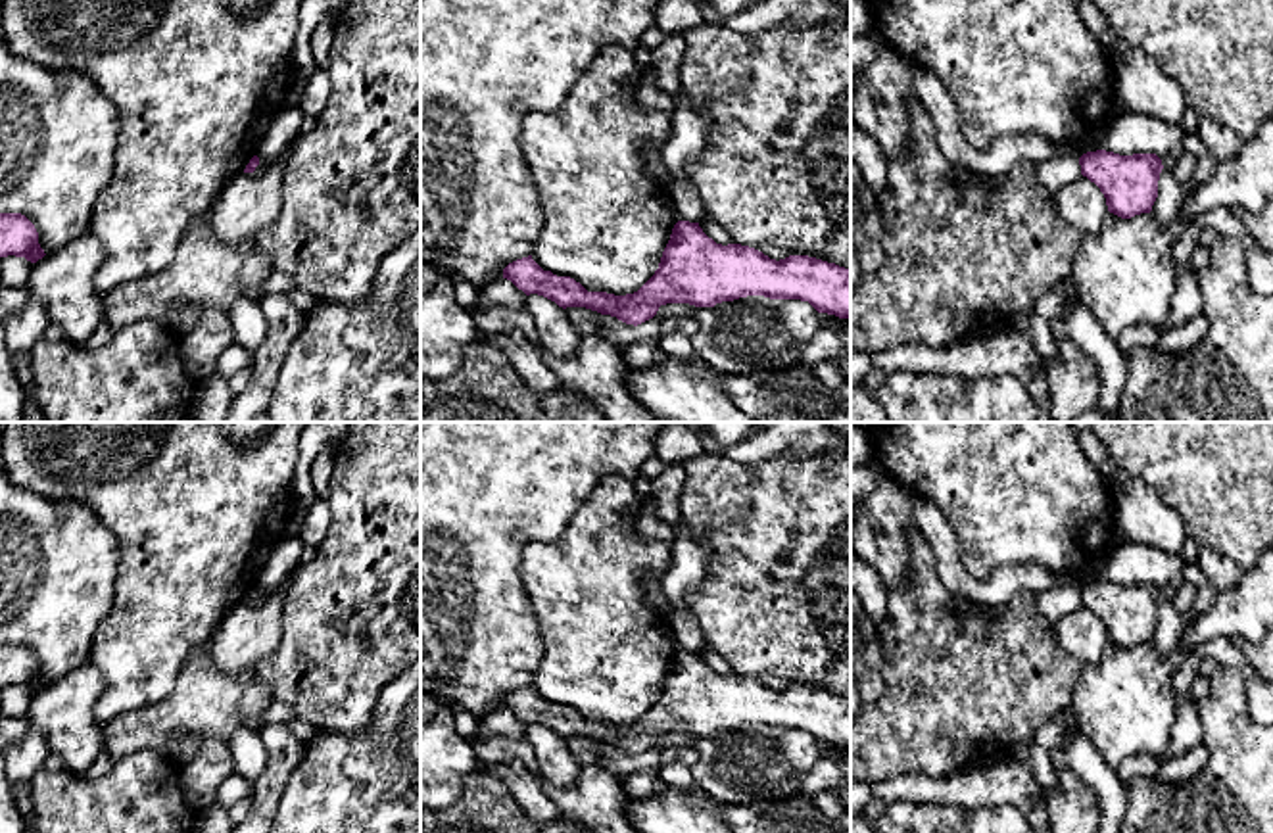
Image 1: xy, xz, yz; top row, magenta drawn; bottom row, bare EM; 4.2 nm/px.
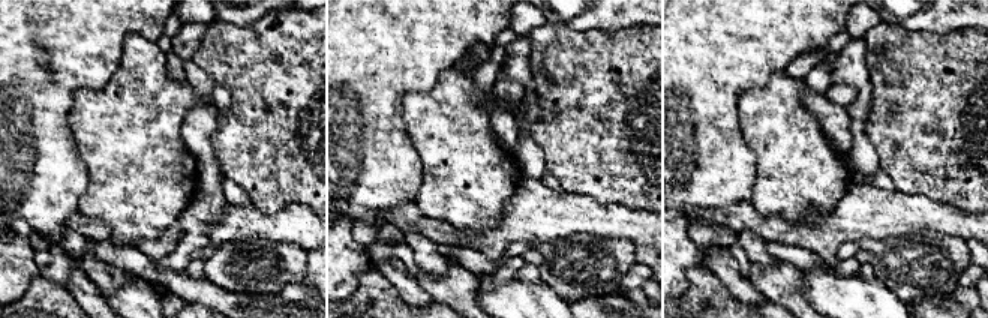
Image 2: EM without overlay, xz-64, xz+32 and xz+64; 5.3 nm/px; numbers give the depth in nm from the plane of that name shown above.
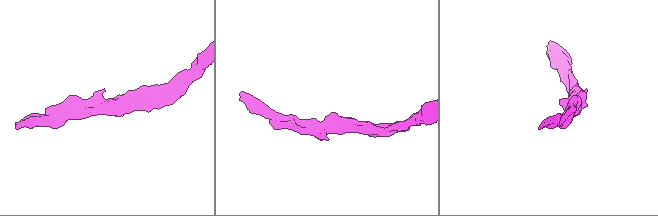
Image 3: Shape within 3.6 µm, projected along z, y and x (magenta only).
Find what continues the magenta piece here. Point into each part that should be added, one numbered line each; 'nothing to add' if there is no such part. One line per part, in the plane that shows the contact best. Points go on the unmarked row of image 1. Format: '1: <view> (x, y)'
nothing to add

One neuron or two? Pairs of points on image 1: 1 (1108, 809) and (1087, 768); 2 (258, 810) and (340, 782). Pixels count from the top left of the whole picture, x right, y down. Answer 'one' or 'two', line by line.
1: one
2: two

